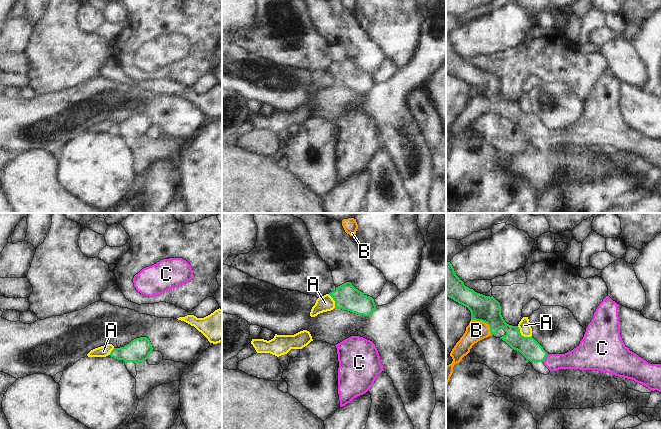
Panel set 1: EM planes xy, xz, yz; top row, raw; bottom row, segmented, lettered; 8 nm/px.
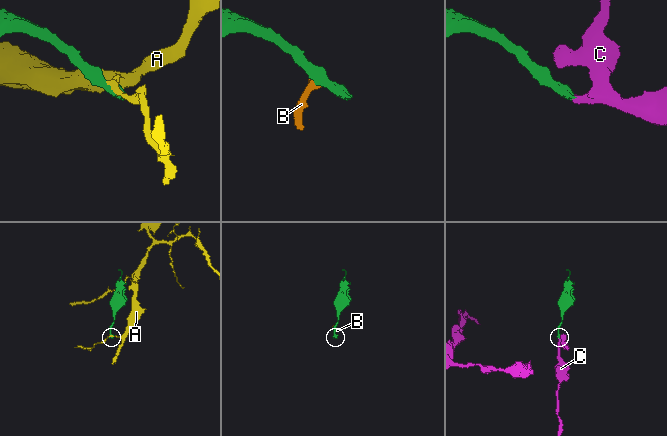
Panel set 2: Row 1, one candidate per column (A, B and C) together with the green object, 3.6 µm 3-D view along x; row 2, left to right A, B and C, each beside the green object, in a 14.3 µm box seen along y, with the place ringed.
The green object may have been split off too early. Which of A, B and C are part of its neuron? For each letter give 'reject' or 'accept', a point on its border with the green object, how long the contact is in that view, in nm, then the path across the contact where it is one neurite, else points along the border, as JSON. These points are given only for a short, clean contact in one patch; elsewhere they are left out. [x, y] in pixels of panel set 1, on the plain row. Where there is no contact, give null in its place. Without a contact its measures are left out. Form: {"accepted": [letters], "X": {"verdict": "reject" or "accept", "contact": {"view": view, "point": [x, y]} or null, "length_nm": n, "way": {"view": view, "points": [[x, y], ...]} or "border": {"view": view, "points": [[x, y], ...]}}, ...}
{"accepted": ["C"], "A": {"verdict": "reject", "contact": {"view": "yz", "point": [521, 111]}, "length_nm": 150, "border": {"view": "yz", "points": [[517, 102], [522, 111], [531, 112]]}}, "B": {"verdict": "reject", "contact": {"view": "yz", "point": [484, 97]}, "length_nm": 200, "border": {"view": "yz", "points": [[471, 95], [484, 97], [488, 101], [491, 110]]}}, "C": {"verdict": "accept", "contact": {"view": "yz", "point": [545, 133]}, "length_nm": 90, "way": {"view": "yz", "points": [[527, 122], [535, 129], [545, 133], [575, 135]]}}}

